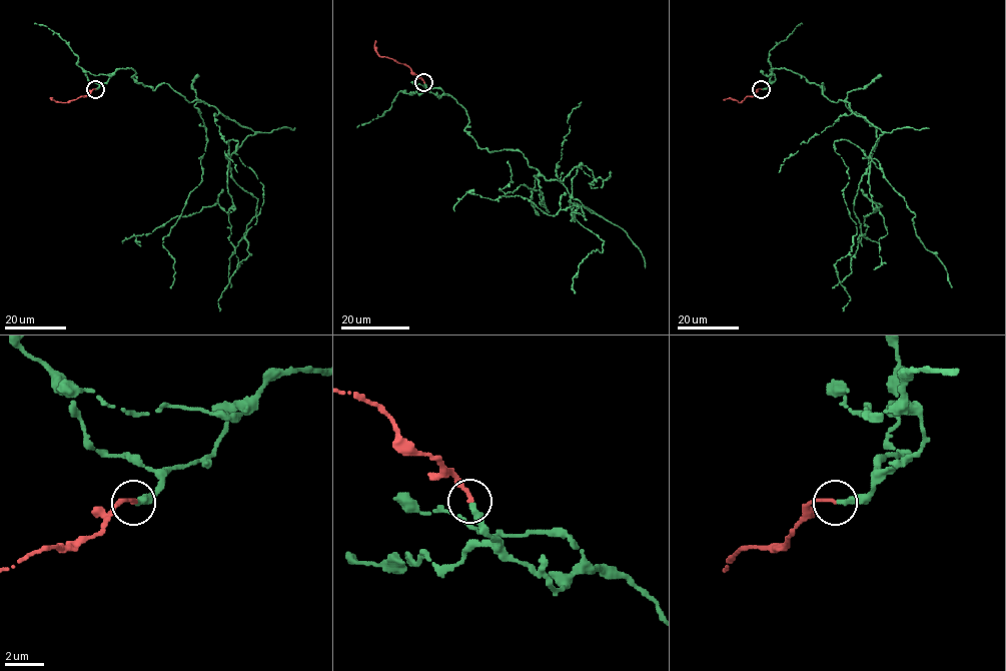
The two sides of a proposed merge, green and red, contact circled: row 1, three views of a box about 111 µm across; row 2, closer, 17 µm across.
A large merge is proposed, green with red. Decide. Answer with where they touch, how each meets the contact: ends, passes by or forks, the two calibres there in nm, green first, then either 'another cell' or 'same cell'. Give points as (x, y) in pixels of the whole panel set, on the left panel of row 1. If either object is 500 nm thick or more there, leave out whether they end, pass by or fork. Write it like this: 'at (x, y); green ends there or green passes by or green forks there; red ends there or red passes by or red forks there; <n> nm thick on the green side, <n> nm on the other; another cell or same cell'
at (95, 89); green ends there; red ends there; 320 nm thick on the green side, 200 nm on the other; same cell

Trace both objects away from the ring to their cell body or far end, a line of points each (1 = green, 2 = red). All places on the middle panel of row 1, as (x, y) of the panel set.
1: (423, 82), (480, 148), (520, 150), (601, 216), (573, 213), (572, 182), (582, 163), (610, 172), (562, 172)
2: (423, 82), (407, 65), (380, 56), (375, 49), (375, 41)

